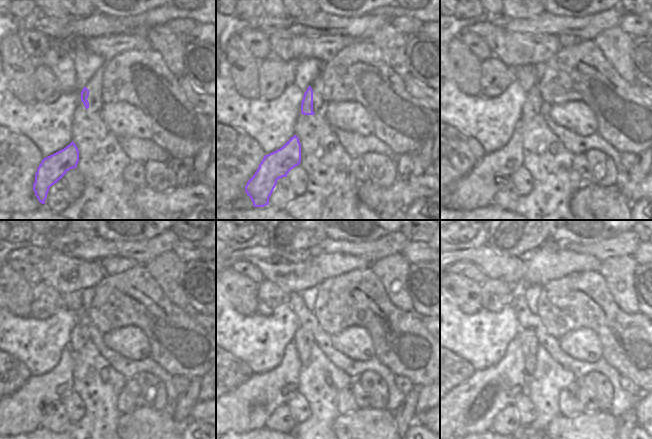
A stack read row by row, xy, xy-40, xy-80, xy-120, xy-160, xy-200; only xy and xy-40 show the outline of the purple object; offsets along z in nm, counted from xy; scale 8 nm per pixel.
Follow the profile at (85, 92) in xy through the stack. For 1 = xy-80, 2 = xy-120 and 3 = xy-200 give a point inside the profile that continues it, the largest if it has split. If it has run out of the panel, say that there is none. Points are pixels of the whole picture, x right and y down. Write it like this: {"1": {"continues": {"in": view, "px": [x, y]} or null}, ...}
{"1": {"continues": {"in": "xy-80", "px": [529, 110]}}, "2": {"continues": {"in": "xy-120", "px": [23, 411]}}, "3": {"continues": {"in": "xy-200", "px": [468, 409]}}}

